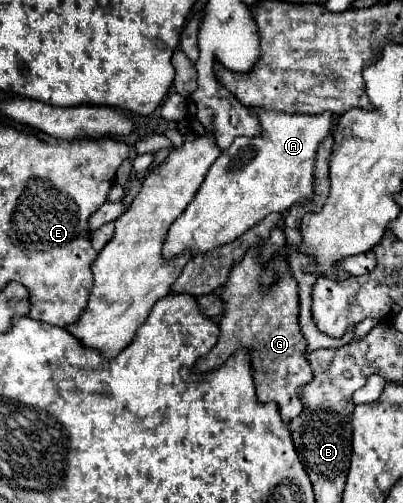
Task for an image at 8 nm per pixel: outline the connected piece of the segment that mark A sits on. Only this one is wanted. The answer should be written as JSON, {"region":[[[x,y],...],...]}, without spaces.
{"region":[[[257,110],[257,118],[261,124],[261,132],[253,138],[237,138],[209,168],[199,192],[195,194],[193,202],[185,208],[181,218],[173,222],[169,228],[167,240],[165,240],[165,256],[173,258],[175,254],[191,248],[193,256],[213,250],[215,246],[233,242],[237,236],[247,232],[253,224],[263,220],[271,212],[285,212],[289,206],[303,198],[313,198],[313,182],[315,182],[315,156],[317,148],[325,138],[333,134],[333,114],[321,112],[321,114],[281,114],[271,110]]]}

